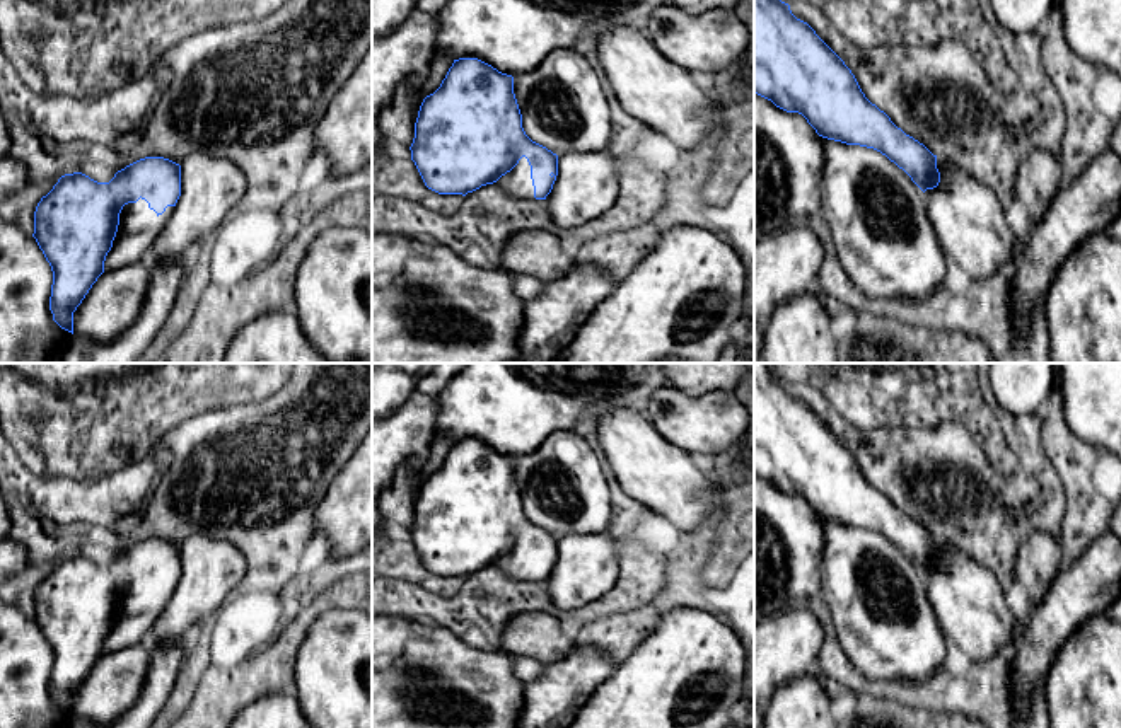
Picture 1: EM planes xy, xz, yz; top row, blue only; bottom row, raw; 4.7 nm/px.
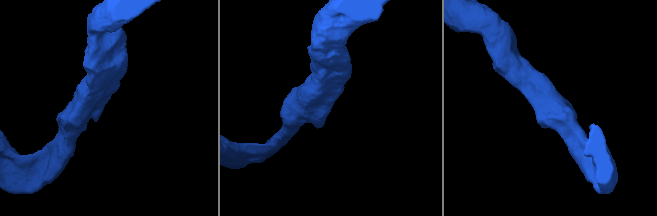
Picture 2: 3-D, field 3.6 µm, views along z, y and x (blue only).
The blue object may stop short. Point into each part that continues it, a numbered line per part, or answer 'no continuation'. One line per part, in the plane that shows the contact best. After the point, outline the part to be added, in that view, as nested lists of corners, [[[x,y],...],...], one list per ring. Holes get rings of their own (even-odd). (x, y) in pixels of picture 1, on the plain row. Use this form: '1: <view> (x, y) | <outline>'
1: xy (139, 609) | [[[142,580],[136,585],[125,586],[113,629],[104,643],[104,653],[147,644],[152,627],[172,592],[174,588],[167,588],[162,597],[157,597]]]

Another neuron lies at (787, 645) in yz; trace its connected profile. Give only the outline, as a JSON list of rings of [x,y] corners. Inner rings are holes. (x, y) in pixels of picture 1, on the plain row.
[[[804,604],[754,622],[754,708],[768,704],[785,682],[816,670],[824,633]]]

